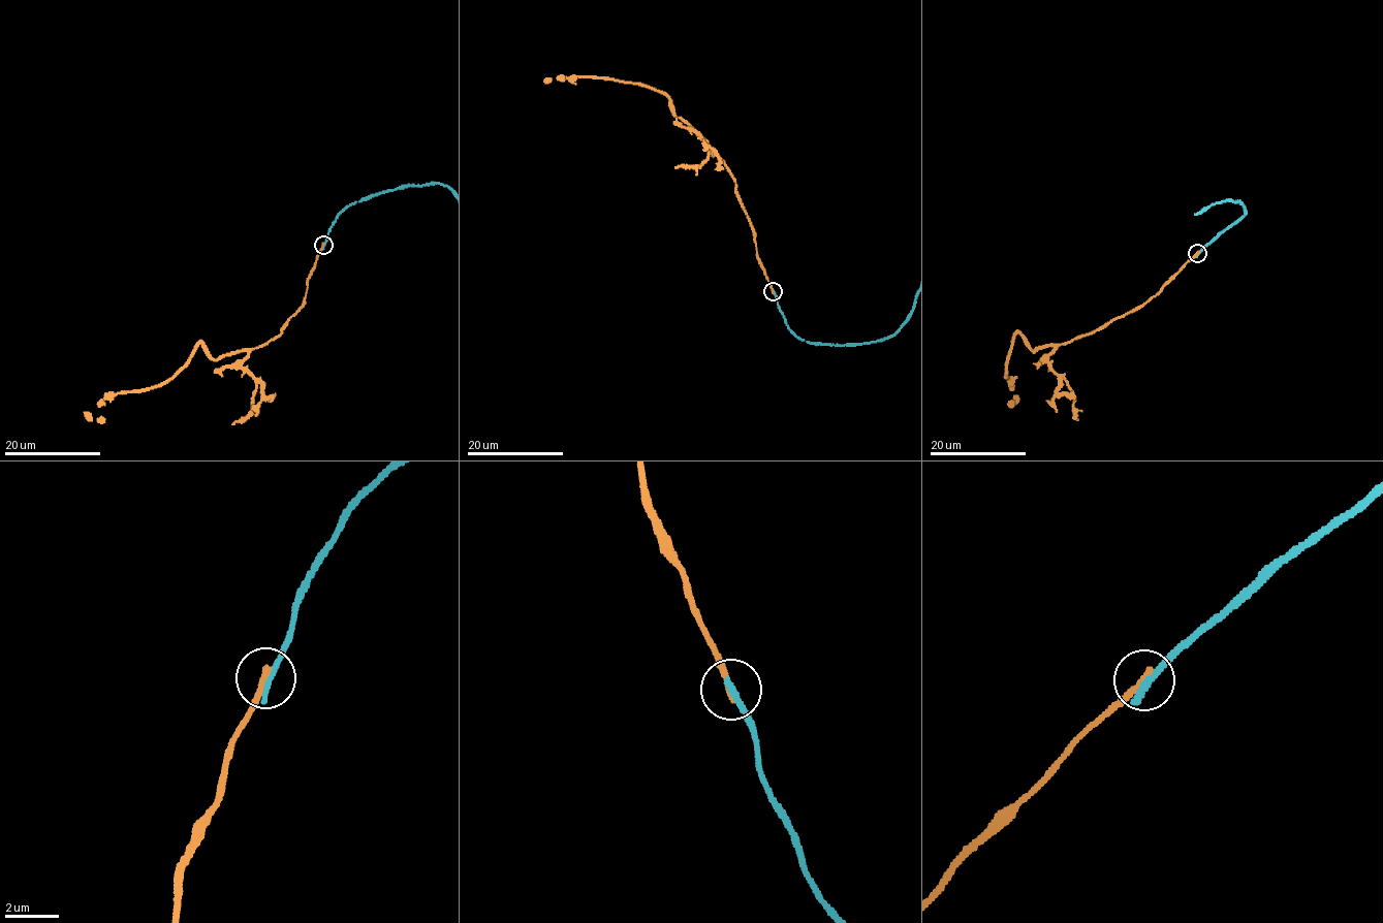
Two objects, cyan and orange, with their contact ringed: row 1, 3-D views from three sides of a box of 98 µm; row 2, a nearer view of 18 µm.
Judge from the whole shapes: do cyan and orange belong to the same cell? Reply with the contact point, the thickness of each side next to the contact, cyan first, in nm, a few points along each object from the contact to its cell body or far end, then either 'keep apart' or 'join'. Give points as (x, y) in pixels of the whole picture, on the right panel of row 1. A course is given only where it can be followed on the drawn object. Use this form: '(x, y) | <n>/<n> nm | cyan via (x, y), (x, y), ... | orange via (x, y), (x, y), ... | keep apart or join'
(1197, 253) | 300/280 nm | orange via (1197, 253), (1141, 305), (1067, 343), (1043, 345), (1034, 351), (1017, 332), (1005, 365), (1014, 404) | keep apart

